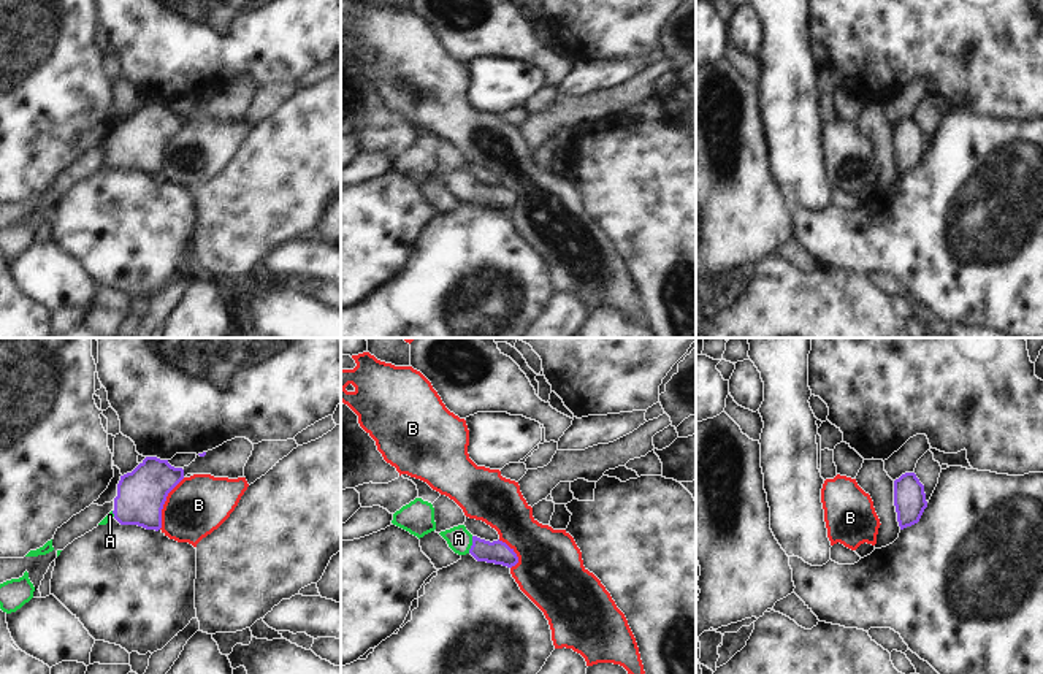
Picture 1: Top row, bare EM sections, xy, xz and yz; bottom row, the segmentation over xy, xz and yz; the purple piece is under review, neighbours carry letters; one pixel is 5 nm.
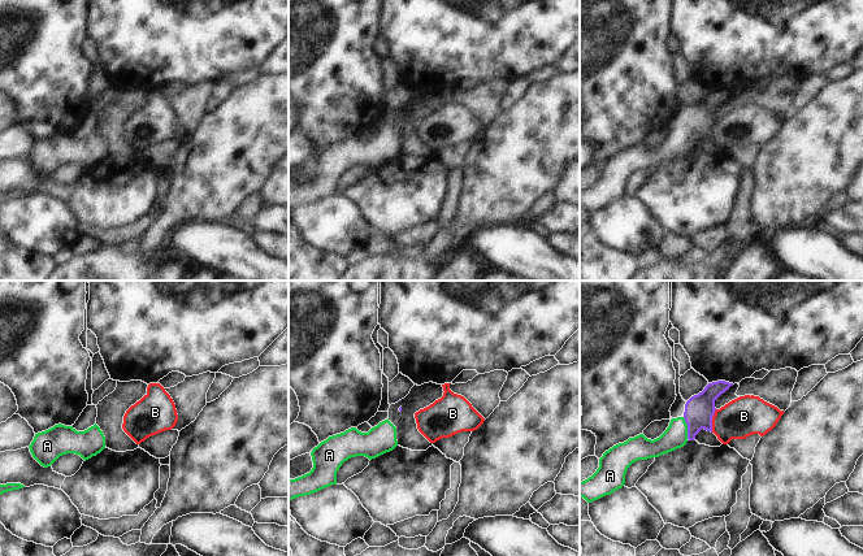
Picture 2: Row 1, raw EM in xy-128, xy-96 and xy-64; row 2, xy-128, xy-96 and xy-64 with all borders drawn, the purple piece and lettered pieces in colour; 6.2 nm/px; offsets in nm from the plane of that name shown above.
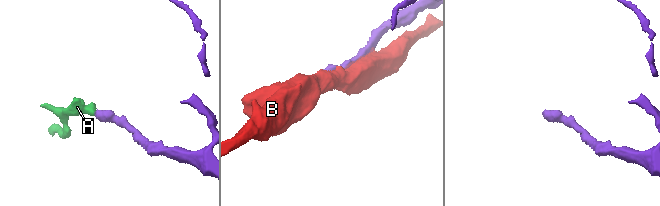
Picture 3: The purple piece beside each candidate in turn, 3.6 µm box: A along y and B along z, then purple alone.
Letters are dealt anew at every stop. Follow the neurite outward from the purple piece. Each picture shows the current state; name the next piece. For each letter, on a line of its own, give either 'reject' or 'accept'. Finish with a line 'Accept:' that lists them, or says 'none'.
A: accept
B: reject
Accept: A

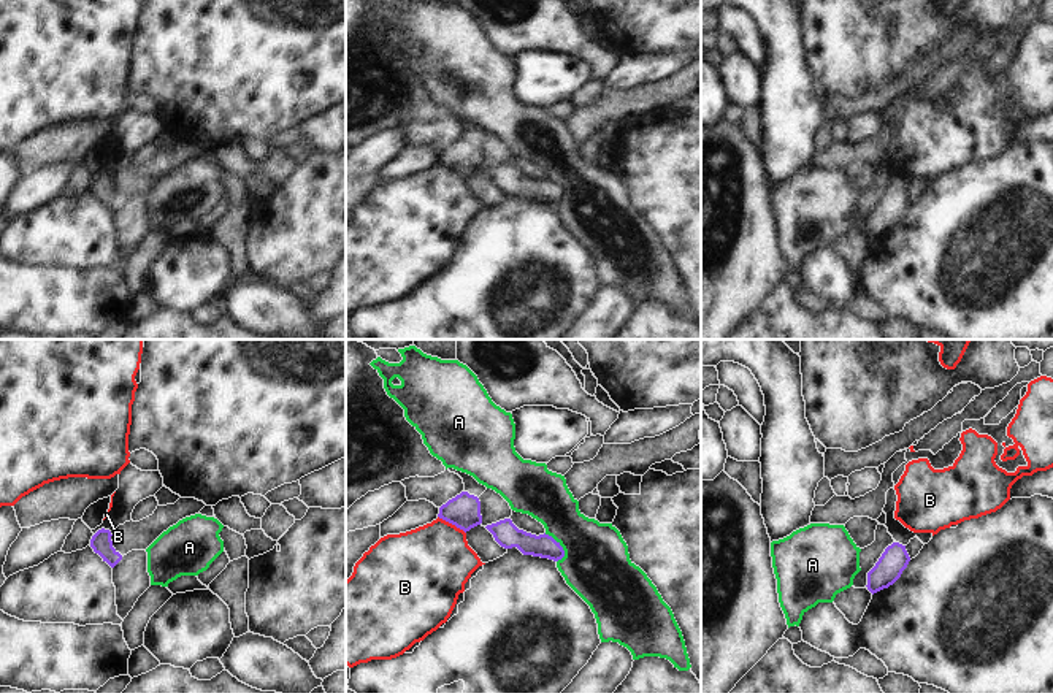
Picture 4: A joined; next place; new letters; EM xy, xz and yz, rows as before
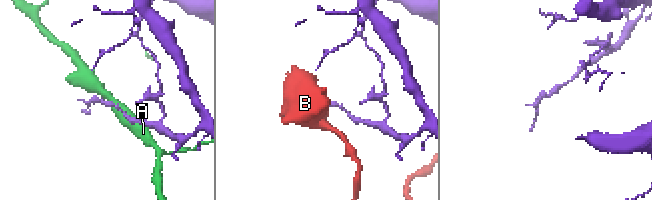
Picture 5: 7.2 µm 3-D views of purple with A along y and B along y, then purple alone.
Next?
A: reject
B: reject
Accept: none

